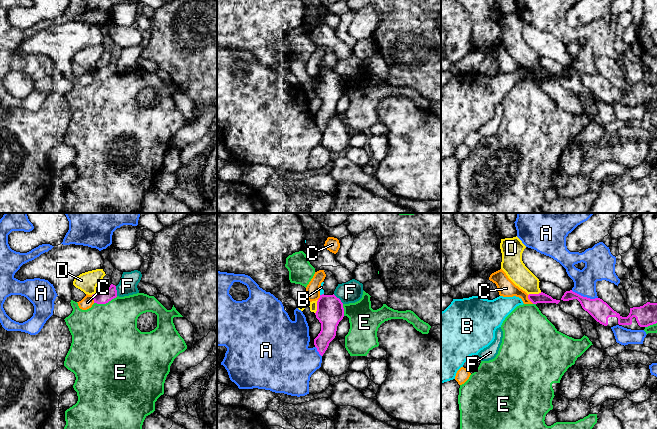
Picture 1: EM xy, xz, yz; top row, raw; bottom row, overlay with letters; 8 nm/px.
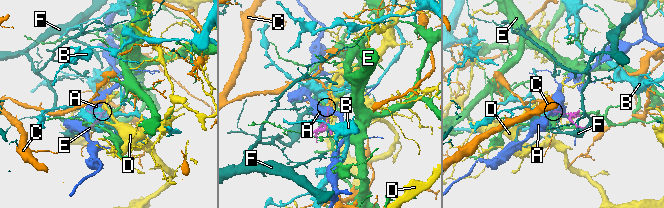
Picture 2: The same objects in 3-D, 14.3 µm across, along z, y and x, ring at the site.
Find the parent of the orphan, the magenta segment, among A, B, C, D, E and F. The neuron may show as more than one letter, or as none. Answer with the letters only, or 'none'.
B

